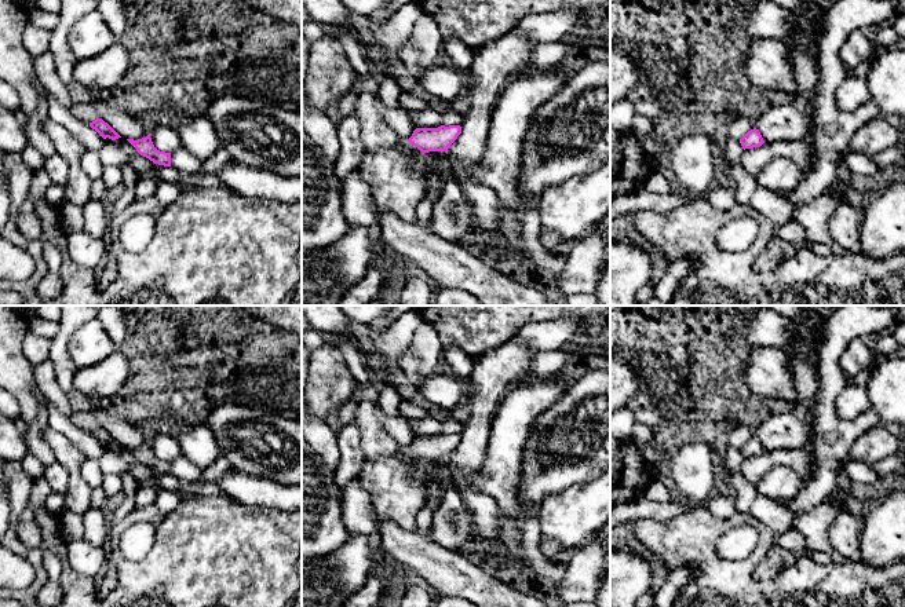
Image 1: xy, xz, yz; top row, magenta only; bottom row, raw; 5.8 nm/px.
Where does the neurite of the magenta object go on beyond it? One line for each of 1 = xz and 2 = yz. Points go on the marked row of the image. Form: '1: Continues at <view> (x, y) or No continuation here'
1: No continuation here
2: No continuation here

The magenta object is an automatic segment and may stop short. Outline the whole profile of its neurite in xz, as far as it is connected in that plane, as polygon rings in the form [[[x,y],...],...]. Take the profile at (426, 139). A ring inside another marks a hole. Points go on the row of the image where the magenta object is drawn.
[[[460,125],[416,128],[408,142],[417,147],[423,154],[428,151],[448,151],[449,146],[460,134]]]

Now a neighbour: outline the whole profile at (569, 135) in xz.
[[[580,62],[562,88],[532,116],[522,143],[517,180],[522,205],[572,178],[585,176],[610,162],[610,63]]]

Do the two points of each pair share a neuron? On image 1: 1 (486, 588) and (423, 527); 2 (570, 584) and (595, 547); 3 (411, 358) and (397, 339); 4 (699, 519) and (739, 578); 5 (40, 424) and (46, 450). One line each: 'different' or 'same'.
1: different
2: same
3: different
4: same
5: same

